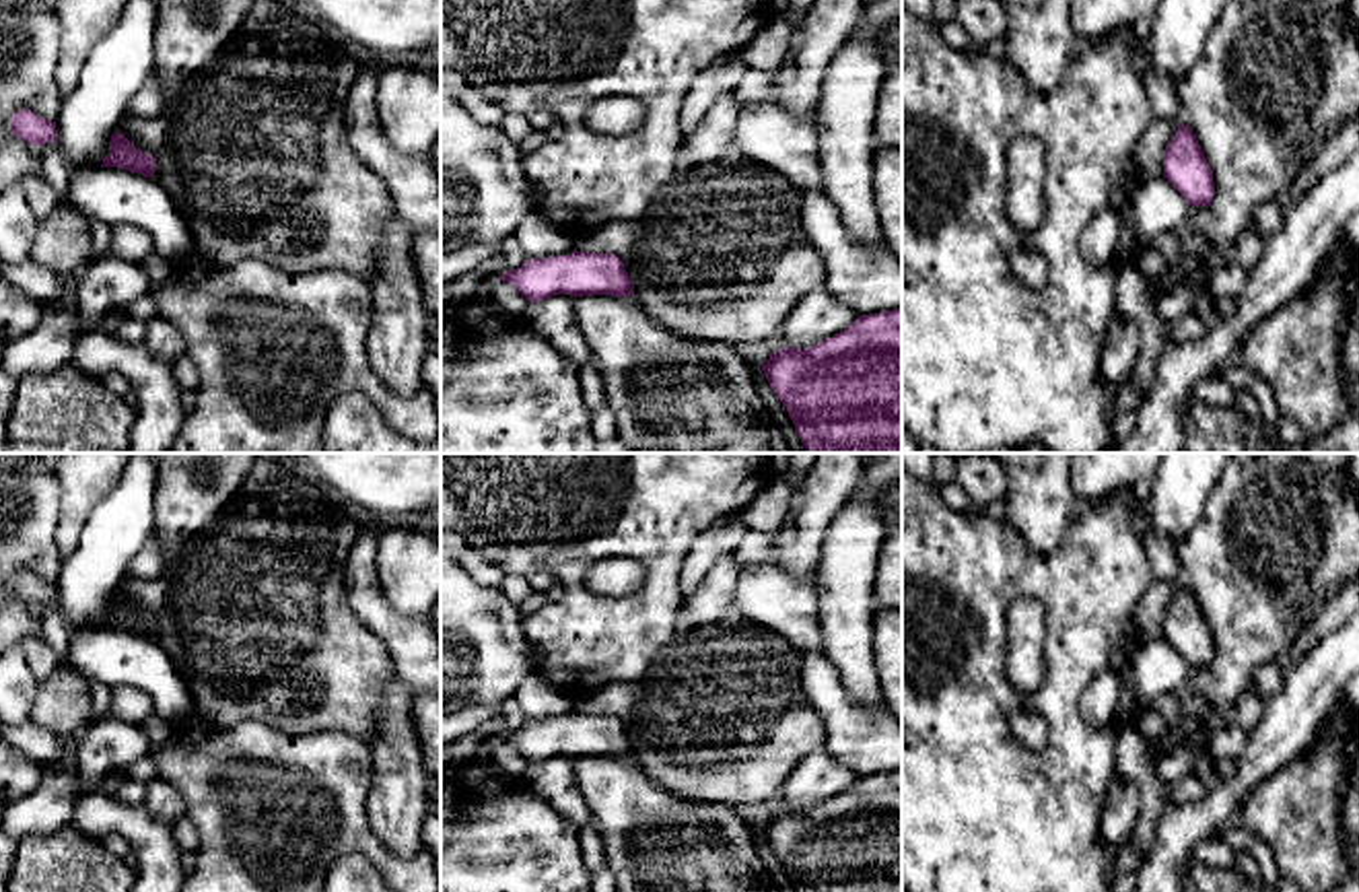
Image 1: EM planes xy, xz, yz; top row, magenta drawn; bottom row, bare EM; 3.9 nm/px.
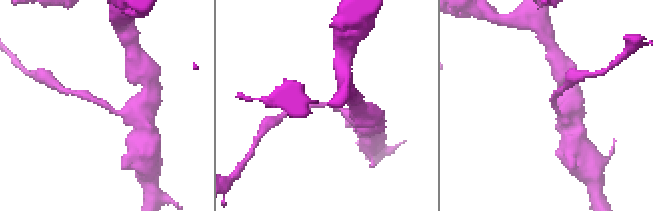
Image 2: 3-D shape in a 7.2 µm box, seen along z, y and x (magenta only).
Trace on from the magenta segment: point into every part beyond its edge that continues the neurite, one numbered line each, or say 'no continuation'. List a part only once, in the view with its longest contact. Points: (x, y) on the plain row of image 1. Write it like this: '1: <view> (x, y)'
no continuation

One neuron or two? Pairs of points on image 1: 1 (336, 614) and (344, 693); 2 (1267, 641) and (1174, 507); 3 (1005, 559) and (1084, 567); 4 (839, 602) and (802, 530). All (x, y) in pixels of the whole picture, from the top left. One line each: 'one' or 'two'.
1: one
2: two
3: one
4: two

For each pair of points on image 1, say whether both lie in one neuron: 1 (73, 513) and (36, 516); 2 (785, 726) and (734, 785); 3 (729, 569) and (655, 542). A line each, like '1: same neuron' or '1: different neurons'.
1: different neurons
2: same neuron
3: different neurons

